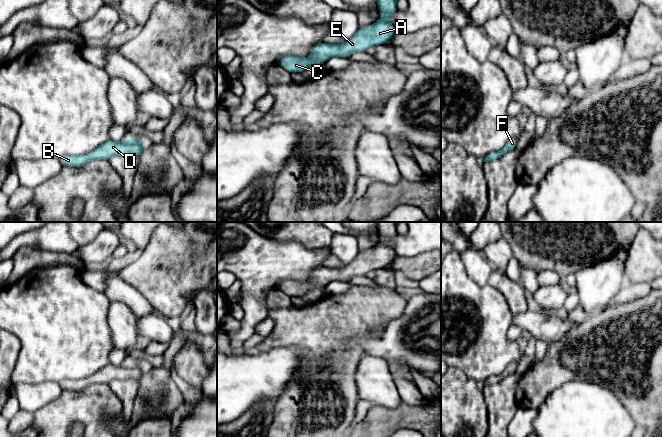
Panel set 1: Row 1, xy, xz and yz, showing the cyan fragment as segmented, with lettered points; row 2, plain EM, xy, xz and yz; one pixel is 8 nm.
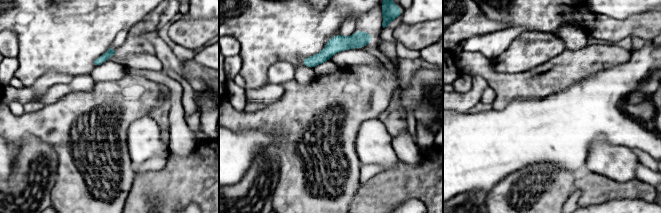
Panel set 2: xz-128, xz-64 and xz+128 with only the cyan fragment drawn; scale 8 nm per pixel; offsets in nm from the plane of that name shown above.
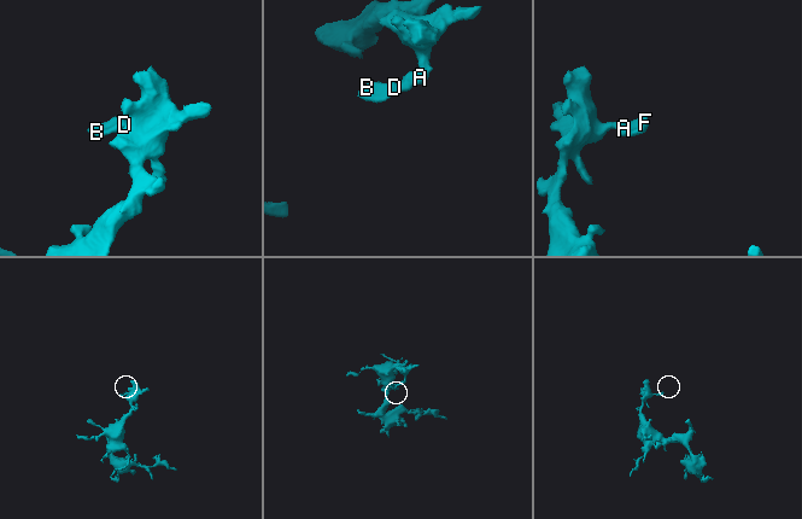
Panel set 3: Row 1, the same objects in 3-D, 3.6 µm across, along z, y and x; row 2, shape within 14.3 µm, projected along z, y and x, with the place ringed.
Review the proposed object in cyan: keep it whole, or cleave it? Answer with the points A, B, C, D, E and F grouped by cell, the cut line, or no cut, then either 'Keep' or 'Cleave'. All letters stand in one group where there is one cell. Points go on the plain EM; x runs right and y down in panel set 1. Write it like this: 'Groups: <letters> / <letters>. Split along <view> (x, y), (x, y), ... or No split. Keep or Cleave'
Groups: A B C D E F. No split. Keep

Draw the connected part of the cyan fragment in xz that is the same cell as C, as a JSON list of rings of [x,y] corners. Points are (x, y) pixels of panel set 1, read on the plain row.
[[[377,222],[377,232],[382,242],[373,249],[359,252],[356,258],[343,268],[318,268],[313,271],[309,282],[302,283],[295,279],[286,279],[279,290],[292,297],[300,297],[316,286],[327,286],[333,281],[347,282],[354,276],[365,276],[370,271],[383,269],[390,264],[396,256],[388,242],[397,234],[397,222]]]

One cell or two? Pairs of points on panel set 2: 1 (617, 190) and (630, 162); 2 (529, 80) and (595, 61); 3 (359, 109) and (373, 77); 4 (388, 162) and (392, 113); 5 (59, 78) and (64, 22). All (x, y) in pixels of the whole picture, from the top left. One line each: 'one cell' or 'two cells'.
1: two cells
2: one cell
3: one cell
4: two cells
5: two cells

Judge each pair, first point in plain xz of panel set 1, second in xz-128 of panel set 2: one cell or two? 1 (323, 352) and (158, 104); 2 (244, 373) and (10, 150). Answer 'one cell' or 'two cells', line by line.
1: one cell
2: one cell

